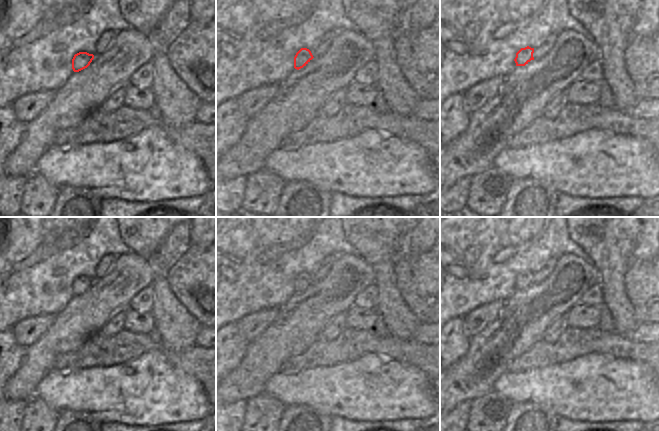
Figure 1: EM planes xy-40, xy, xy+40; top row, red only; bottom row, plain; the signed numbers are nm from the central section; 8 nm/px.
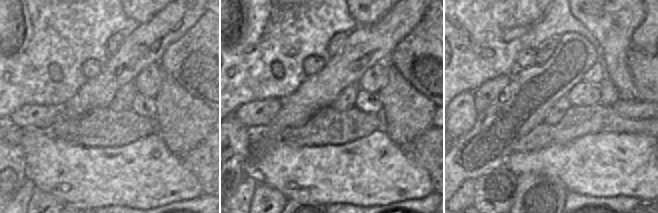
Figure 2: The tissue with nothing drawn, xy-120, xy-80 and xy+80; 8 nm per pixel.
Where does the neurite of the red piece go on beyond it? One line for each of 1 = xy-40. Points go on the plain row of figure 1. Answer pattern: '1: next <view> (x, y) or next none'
1: next none

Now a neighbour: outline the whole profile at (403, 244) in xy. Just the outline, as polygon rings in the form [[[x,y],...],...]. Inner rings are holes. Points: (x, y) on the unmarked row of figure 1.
[[[405,234],[398,239],[392,261],[397,264],[407,254],[410,254],[410,234]]]

